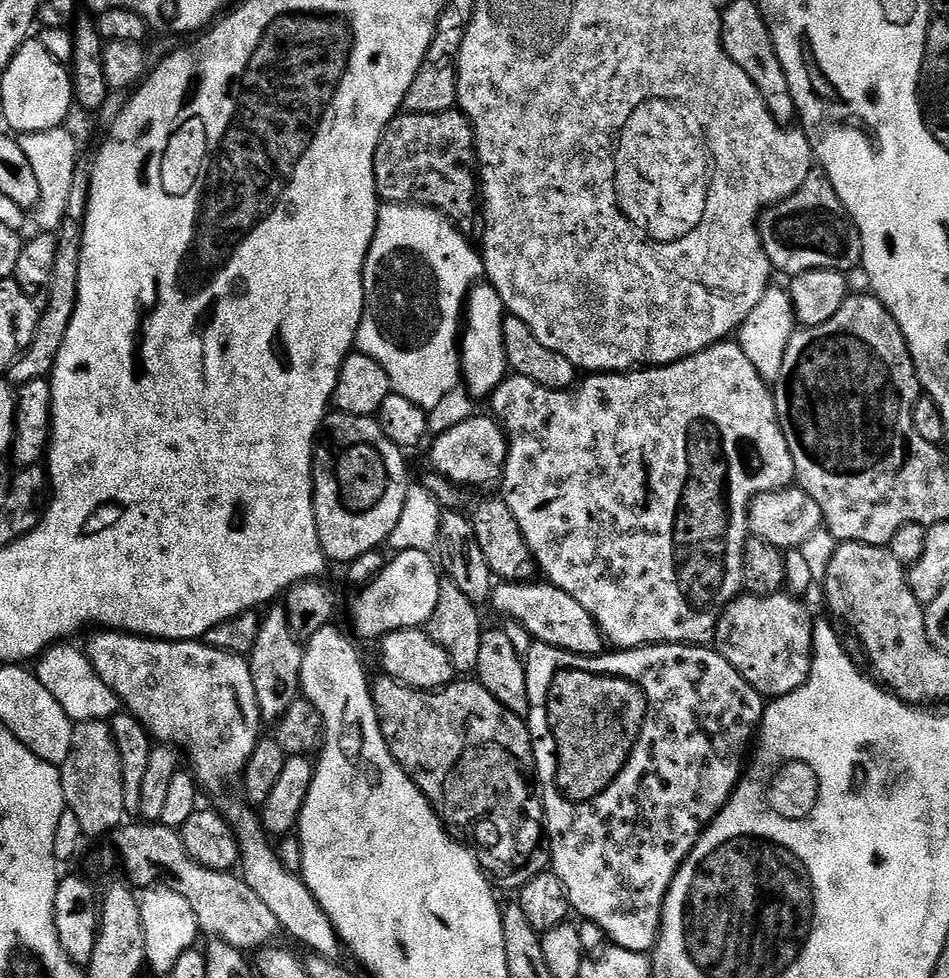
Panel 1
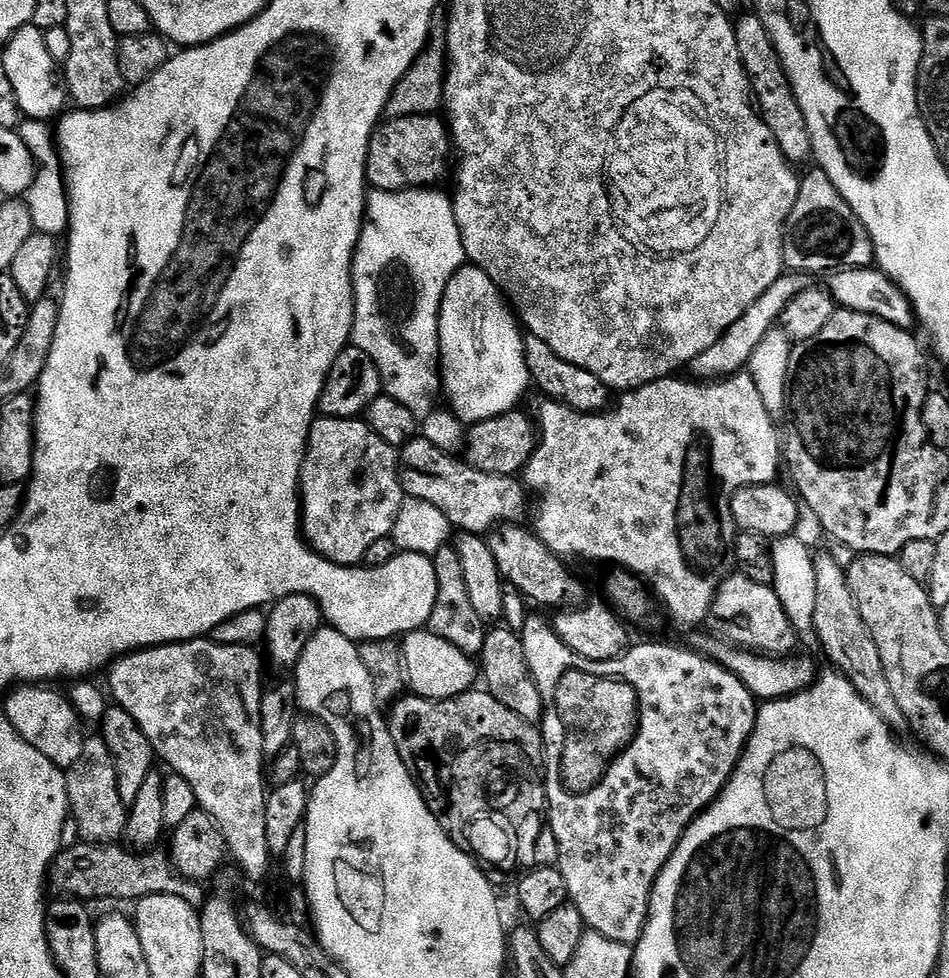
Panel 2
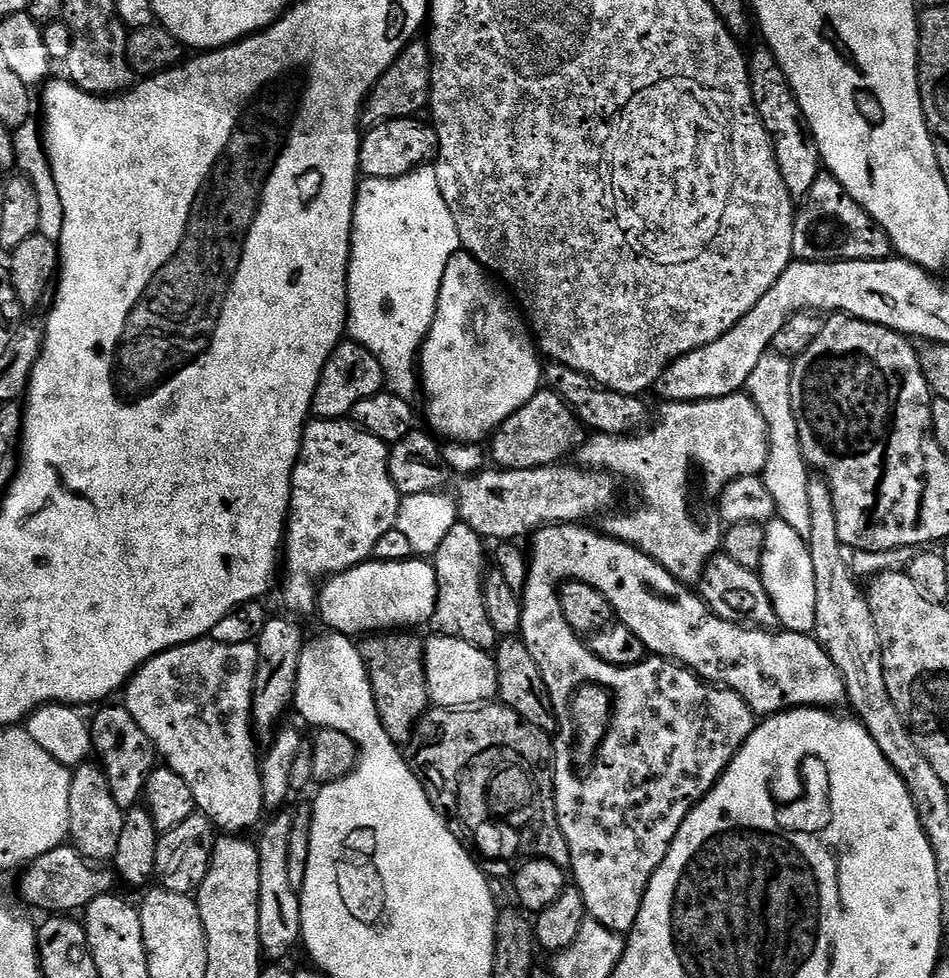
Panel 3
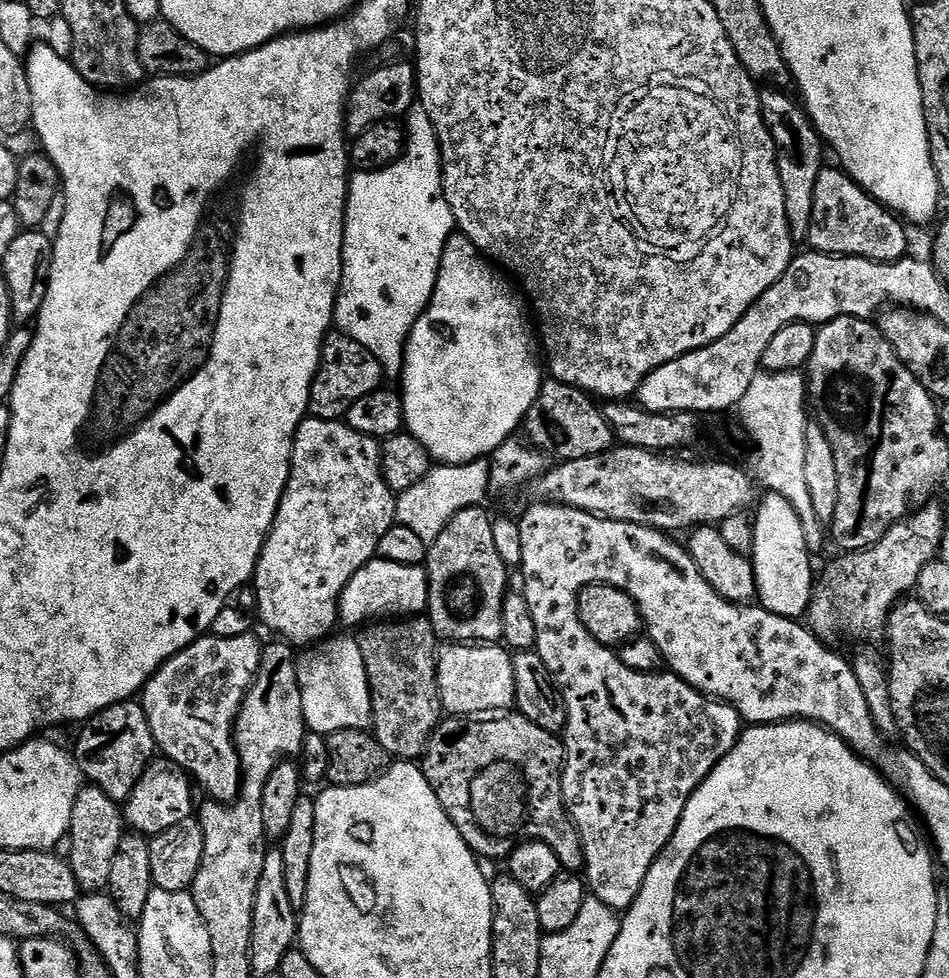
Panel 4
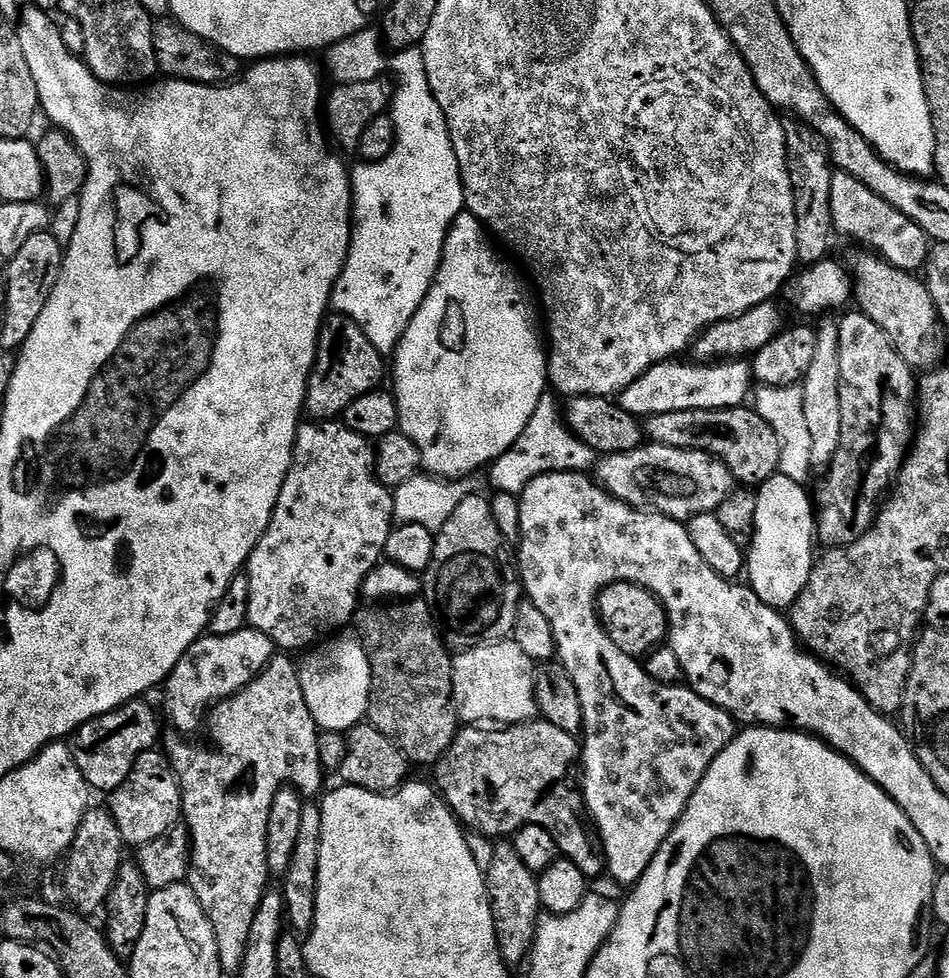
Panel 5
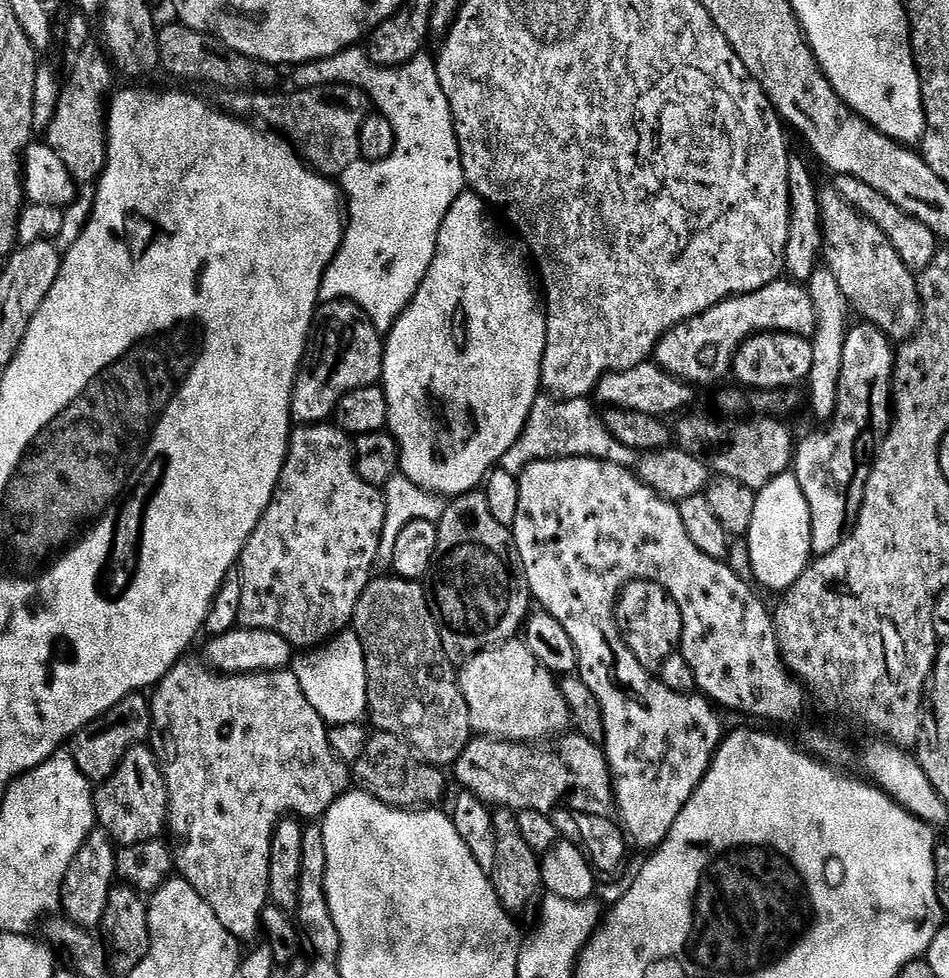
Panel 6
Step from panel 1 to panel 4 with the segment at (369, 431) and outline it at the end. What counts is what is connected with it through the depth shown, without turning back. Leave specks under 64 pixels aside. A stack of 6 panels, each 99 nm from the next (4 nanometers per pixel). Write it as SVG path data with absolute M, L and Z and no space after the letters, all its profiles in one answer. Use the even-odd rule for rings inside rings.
M305 418L292 443L292 469L260 561L256 564L254 591L261 625L277 632L281 641L304 650L327 640L337 631L340 595L350 578L377 559L378 542L396 523L396 496L380 469L381 441L358 434L346 422Z

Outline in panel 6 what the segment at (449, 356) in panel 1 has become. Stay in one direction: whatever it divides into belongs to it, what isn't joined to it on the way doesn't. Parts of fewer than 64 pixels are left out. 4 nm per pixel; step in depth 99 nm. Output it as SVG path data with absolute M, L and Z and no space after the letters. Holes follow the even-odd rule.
M353 46L330 58L297 64L291 72L297 89L321 88L331 84L353 84L361 88L370 97L375 111L381 116L388 116L396 131L396 145L390 158L378 162L356 160L354 166L338 177L346 197L344 241L332 265L326 270L320 287L321 301L353 300L368 315L372 325L381 334L386 334L404 313L418 286L422 286L422 278L426 278L426 270L430 270L430 262L436 256L442 222L450 206L454 206L466 188L460 143L456 137L456 119L452 116L446 90L442 90L442 82L438 82L435 59L421 54L405 64L385 66L376 63L363 47Z

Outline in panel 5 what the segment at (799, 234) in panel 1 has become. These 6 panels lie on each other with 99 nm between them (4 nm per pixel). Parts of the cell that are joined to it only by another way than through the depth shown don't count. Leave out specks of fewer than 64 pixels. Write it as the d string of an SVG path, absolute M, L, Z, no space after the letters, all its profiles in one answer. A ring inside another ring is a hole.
M839 170L833 171L829 210L832 215L831 227L835 231L837 228L842 235L857 240L860 246L882 257L890 266L913 274L923 269L928 257L930 237L922 230L922 226L918 226L918 222L906 218L906 214L890 206L890 202L878 198L878 194L862 186L858 178Z

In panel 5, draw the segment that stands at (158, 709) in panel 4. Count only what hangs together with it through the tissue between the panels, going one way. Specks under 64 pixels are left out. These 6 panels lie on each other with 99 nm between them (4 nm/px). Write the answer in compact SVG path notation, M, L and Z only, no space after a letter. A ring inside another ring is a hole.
M251 626L238 630L238 634L201 636L193 642L190 650L186 650L186 654L182 654L178 666L174 666L162 685L163 715L166 720L168 715L168 720L177 728L173 728L177 733L196 732L199 728L201 731L210 710L221 700L236 695L255 680L272 663L277 652L277 646L272 639Z

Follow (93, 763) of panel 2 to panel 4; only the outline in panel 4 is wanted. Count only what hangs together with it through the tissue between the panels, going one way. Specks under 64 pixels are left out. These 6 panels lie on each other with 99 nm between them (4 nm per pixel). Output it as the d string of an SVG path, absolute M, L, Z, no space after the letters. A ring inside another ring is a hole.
M91 786L81 787L78 798L74 798L72 817L68 827L66 859L74 870L81 893L103 893L110 882L110 870L114 863L114 854L126 834L124 813L115 800L106 798L102 790Z

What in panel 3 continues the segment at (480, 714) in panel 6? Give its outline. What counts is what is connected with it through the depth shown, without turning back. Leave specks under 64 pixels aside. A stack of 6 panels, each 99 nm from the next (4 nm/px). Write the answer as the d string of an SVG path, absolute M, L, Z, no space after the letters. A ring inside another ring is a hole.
M432 634L422 645L424 653L424 669L426 670L426 686L429 701L438 708L475 708L497 699L500 690L500 671L496 668L495 655L489 649L479 648L470 642L462 642L462 638Z

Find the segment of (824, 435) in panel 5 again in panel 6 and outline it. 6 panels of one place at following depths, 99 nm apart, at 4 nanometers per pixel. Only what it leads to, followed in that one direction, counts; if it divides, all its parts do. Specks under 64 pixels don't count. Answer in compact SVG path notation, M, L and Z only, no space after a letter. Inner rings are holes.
M820 267L806 282L811 301L814 302L816 316L816 330L812 341L814 350L813 365L806 381L806 388L809 388L806 400L810 402L813 414L820 422L831 421L837 408L840 394L840 382L842 372L842 353L845 345L845 334L850 327L850 309L848 300L842 290L839 289L838 282L835 281L834 274L828 271L827 267Z

